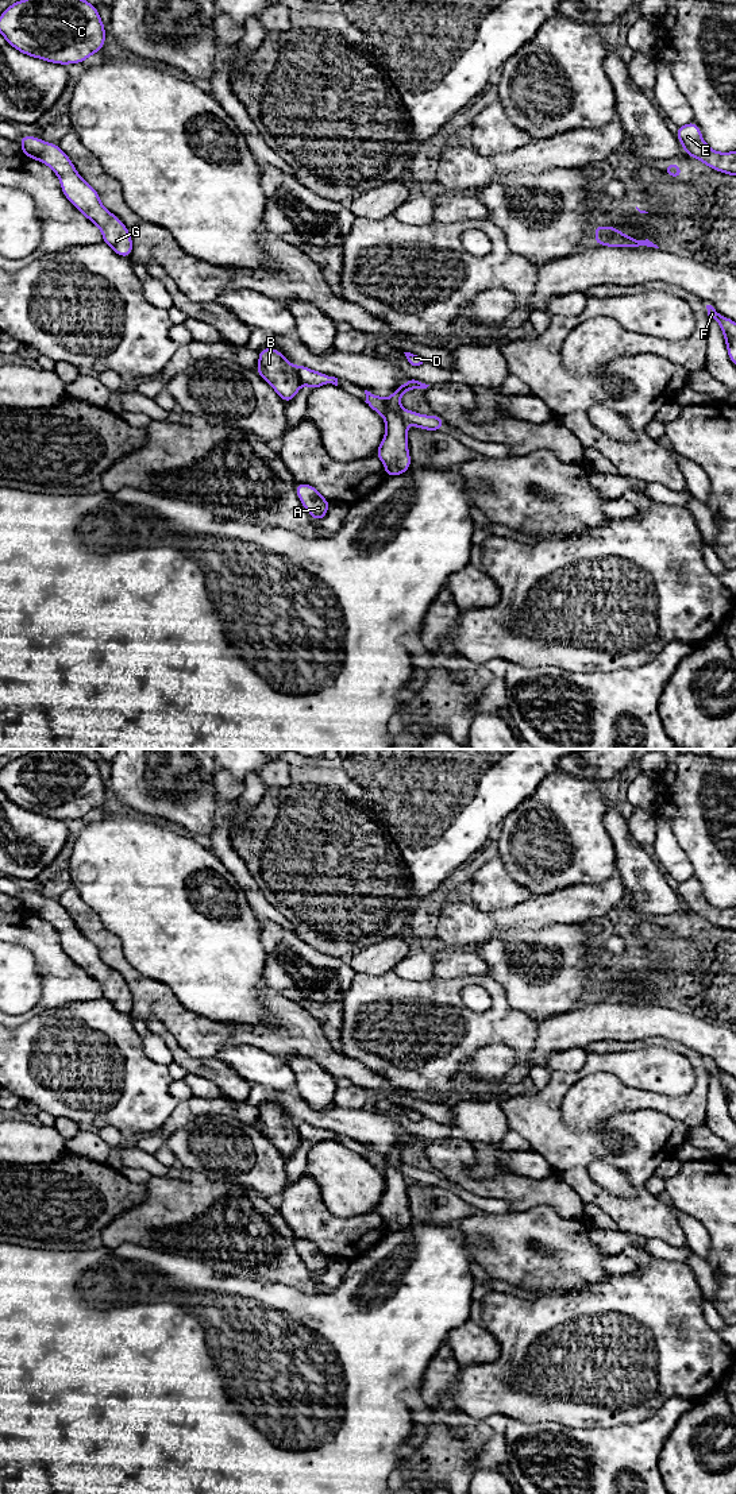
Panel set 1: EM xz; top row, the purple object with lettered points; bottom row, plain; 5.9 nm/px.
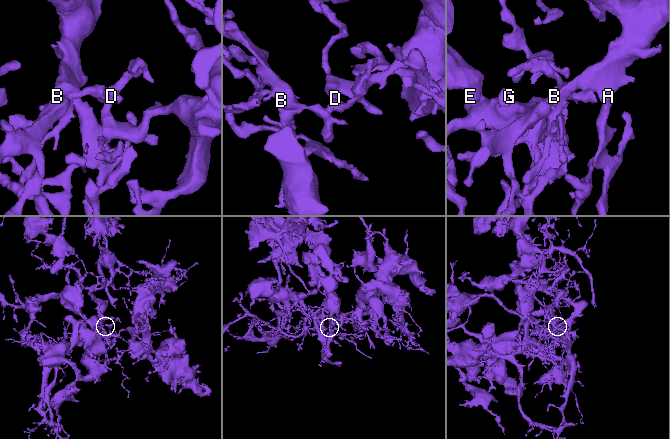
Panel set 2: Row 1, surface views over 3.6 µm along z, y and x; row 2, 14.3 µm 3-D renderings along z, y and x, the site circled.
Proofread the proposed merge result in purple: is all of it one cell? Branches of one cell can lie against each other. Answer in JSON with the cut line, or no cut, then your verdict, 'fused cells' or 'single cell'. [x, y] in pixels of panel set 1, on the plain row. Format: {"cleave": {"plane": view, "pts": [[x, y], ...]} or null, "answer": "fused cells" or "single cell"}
{"cleave": null, "answer": "single cell"}

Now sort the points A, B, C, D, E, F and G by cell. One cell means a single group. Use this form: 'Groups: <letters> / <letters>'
Groups: A B C D E F G

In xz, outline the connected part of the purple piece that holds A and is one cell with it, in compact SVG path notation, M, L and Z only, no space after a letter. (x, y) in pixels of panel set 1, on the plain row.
M298 1239L296 1240L296 1250L311 1273L317 1277L325 1273L331 1258L324 1255L313 1242Z

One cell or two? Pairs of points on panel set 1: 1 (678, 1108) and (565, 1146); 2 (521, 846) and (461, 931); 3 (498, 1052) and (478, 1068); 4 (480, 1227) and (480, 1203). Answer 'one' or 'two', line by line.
1: two
2: two
3: one
4: two

